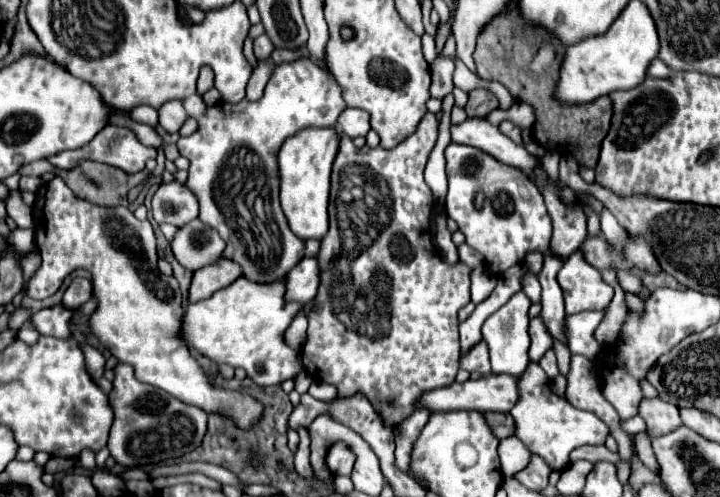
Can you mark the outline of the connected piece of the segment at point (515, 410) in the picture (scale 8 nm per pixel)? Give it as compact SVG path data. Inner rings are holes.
M530 363L520 379L520 401L512 407L510 415L516 421L516 437L538 457L542 457L550 469L562 471L570 465L570 451L582 445L604 445L608 427L594 413L582 411L570 401L550 391L550 379L538 363Z

